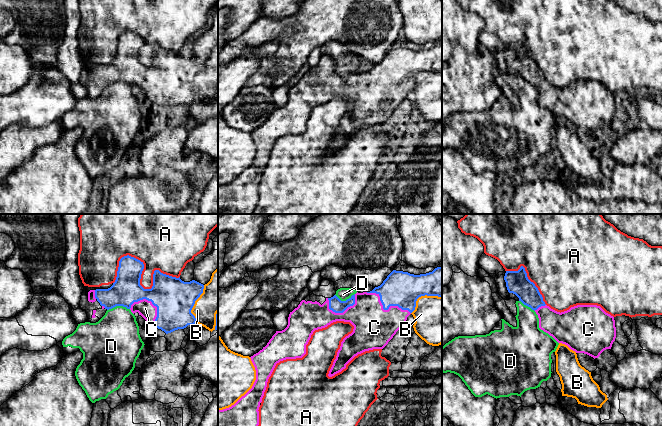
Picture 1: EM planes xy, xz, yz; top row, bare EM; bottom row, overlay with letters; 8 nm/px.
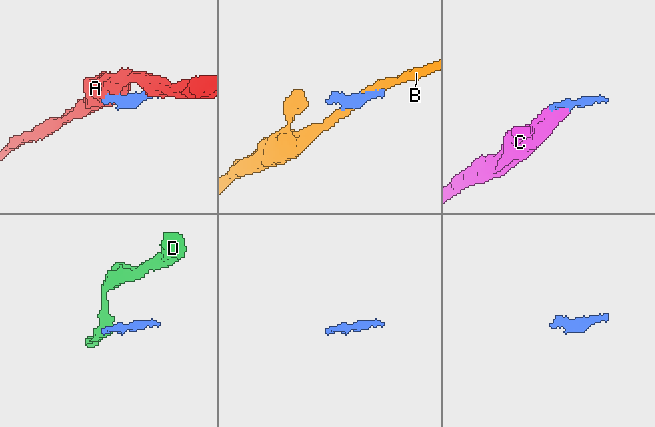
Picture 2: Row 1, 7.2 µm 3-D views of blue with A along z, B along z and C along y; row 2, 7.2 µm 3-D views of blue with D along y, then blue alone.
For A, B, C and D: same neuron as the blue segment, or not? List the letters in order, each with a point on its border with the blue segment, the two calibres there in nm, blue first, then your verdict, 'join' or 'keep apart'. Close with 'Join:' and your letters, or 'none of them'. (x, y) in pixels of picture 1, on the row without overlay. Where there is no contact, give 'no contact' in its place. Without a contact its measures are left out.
A: contact xy (140, 52); calibres 260 and 300 nm; keep apart
B: contact xz (422, 71); calibres 280 and 380 nm; keep apart
C: contact xz (384, 85); calibres 280 and 320 nm; join
D: contact xy (118, 81); calibres 240 and 380 nm; keep apart
Join: C

